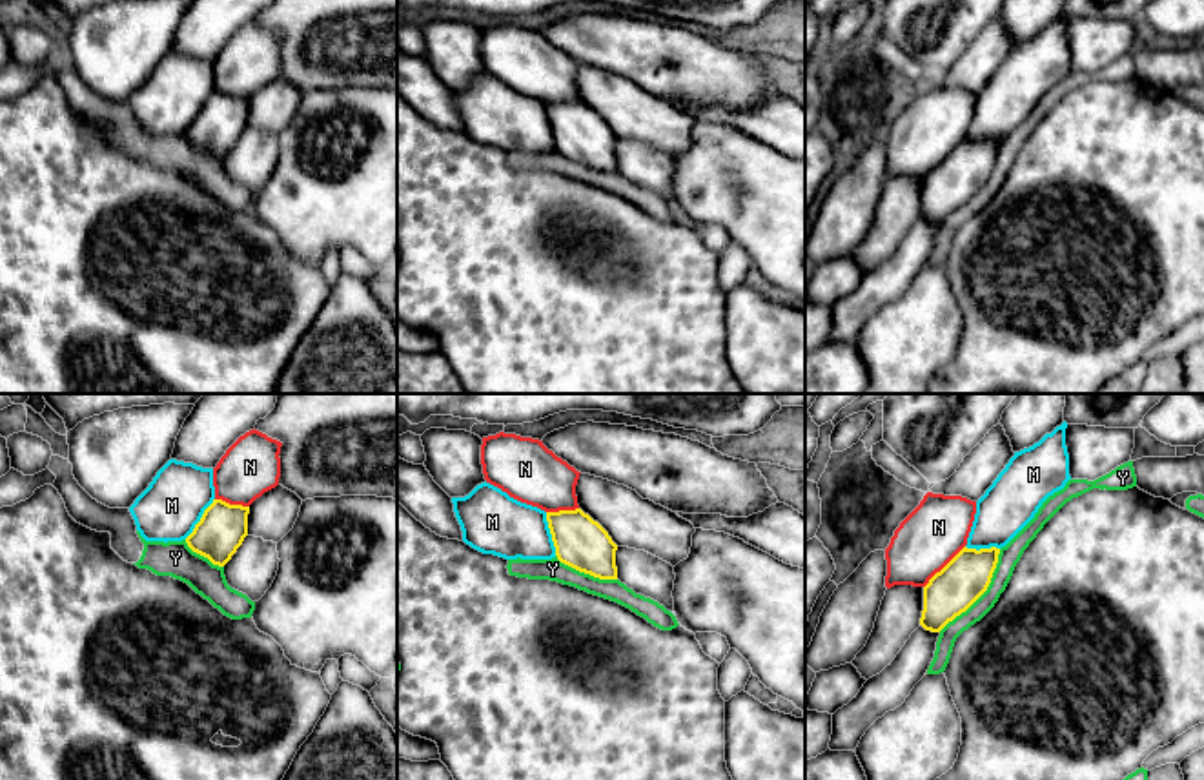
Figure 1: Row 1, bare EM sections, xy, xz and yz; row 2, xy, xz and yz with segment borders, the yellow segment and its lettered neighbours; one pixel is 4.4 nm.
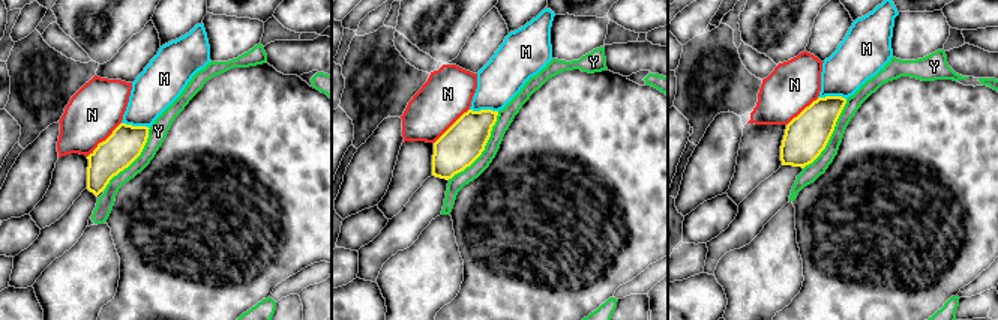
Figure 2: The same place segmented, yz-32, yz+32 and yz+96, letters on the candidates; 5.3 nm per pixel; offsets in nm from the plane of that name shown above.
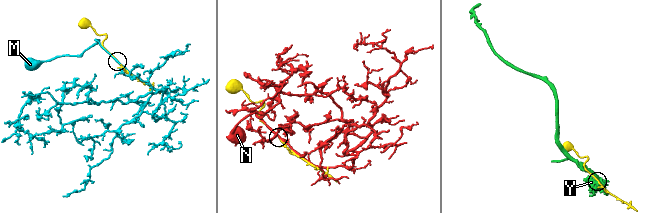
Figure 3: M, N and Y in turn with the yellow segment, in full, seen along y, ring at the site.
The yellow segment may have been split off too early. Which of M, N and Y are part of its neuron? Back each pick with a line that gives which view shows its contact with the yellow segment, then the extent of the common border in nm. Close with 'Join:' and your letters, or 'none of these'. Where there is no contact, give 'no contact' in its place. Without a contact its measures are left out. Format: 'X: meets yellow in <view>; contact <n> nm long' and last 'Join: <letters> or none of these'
Join: none of these

